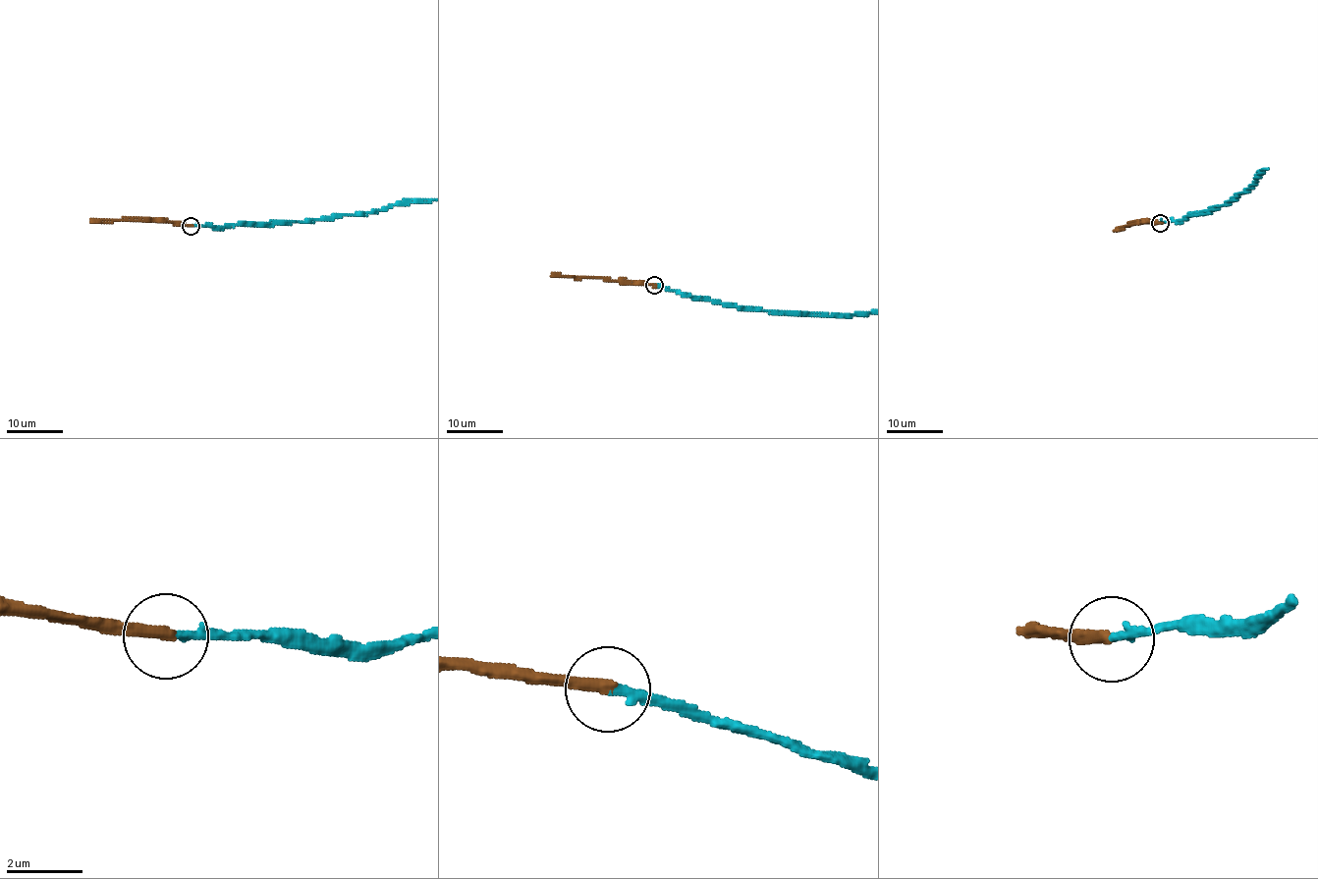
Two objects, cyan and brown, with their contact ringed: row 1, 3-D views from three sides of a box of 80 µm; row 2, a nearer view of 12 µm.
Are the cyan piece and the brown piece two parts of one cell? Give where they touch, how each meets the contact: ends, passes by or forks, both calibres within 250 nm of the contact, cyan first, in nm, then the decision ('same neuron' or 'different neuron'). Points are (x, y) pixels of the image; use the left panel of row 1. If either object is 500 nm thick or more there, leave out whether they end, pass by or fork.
(191, 226) | cyan ends | brown ends | 200/320 nm | same neuron

